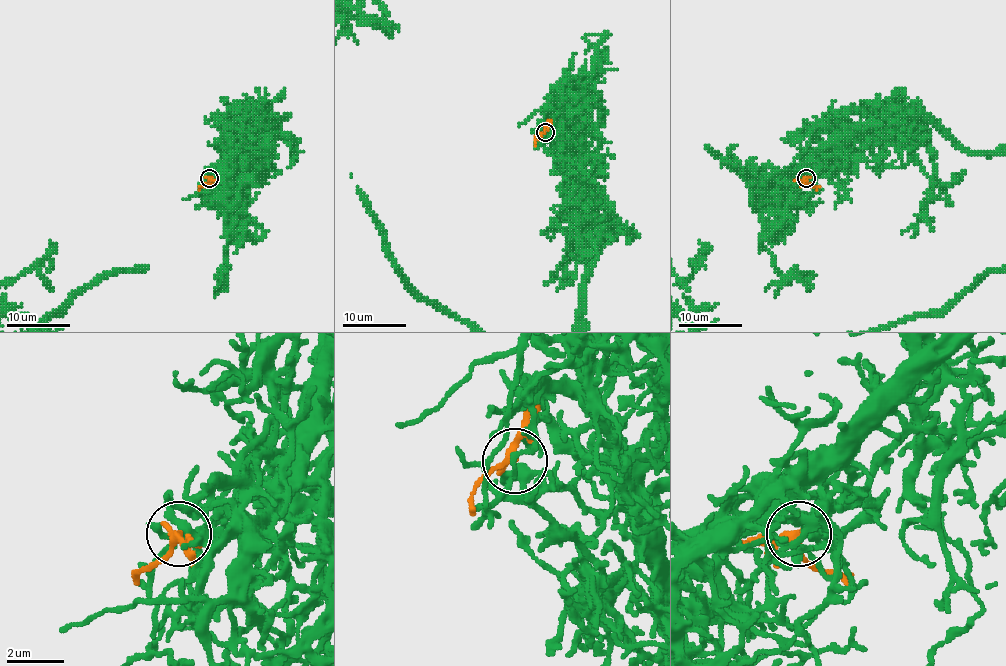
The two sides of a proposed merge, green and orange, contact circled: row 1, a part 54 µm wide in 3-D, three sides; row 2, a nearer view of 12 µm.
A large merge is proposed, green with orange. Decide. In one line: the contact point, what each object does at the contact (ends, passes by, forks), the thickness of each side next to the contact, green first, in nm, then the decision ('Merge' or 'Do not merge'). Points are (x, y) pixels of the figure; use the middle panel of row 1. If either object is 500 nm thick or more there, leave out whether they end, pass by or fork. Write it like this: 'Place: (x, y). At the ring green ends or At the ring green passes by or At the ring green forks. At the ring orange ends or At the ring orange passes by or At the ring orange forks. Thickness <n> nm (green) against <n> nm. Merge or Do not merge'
Place: (545, 132). At the ring green passes by. At the ring orange passes by. Thickness 320 nm (green) against 280 nm. Merge

